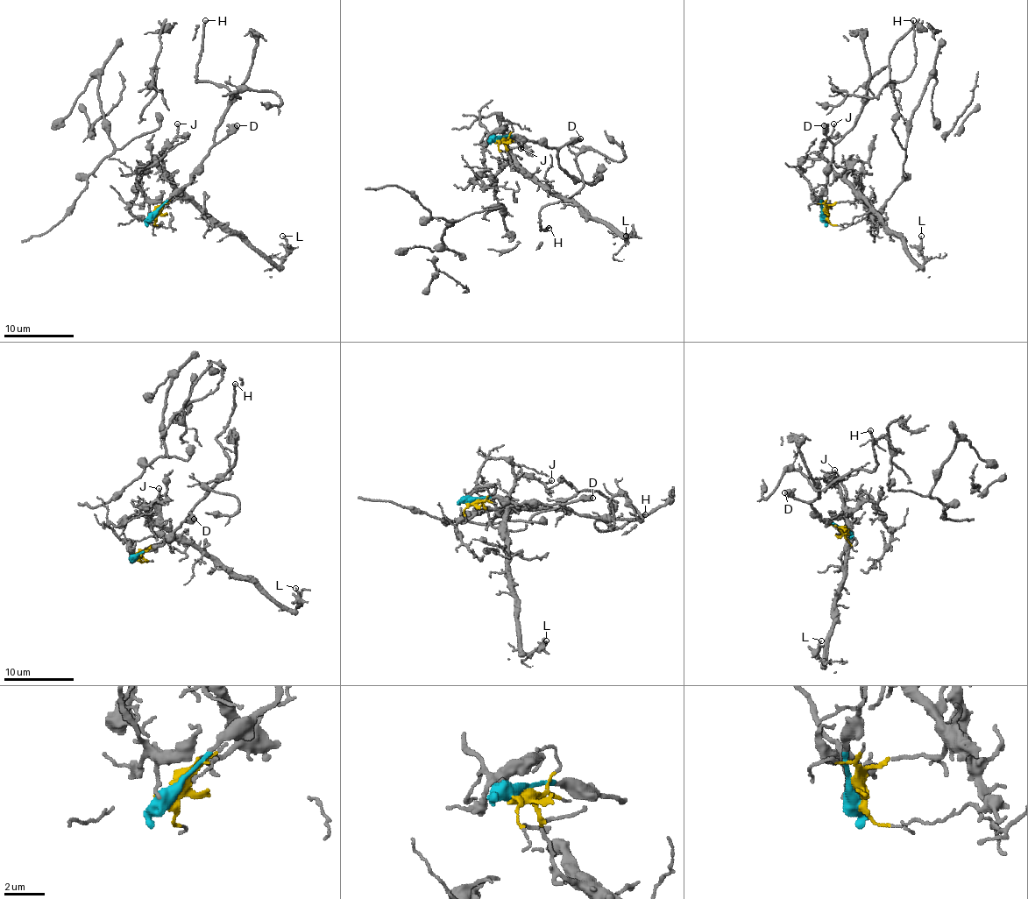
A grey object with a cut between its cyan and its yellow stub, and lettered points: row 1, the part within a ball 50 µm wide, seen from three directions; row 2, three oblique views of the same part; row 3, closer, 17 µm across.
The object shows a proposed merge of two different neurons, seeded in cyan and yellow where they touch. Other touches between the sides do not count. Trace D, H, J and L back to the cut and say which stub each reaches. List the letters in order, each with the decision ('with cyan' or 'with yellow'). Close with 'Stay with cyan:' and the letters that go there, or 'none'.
D: with cyan
H: with cyan
J: with yellow
L: with yellow
Stay with cyan: D, H

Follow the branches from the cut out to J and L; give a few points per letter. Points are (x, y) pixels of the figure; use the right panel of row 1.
J: (825, 213), (832, 204), (849, 202), (854, 197), (854, 192), (821, 153), (821, 145), (832, 134), (833, 123)
L: (825, 213), (832, 204), (861, 199), (902, 241), (905, 251), (921, 265), (921, 236)

